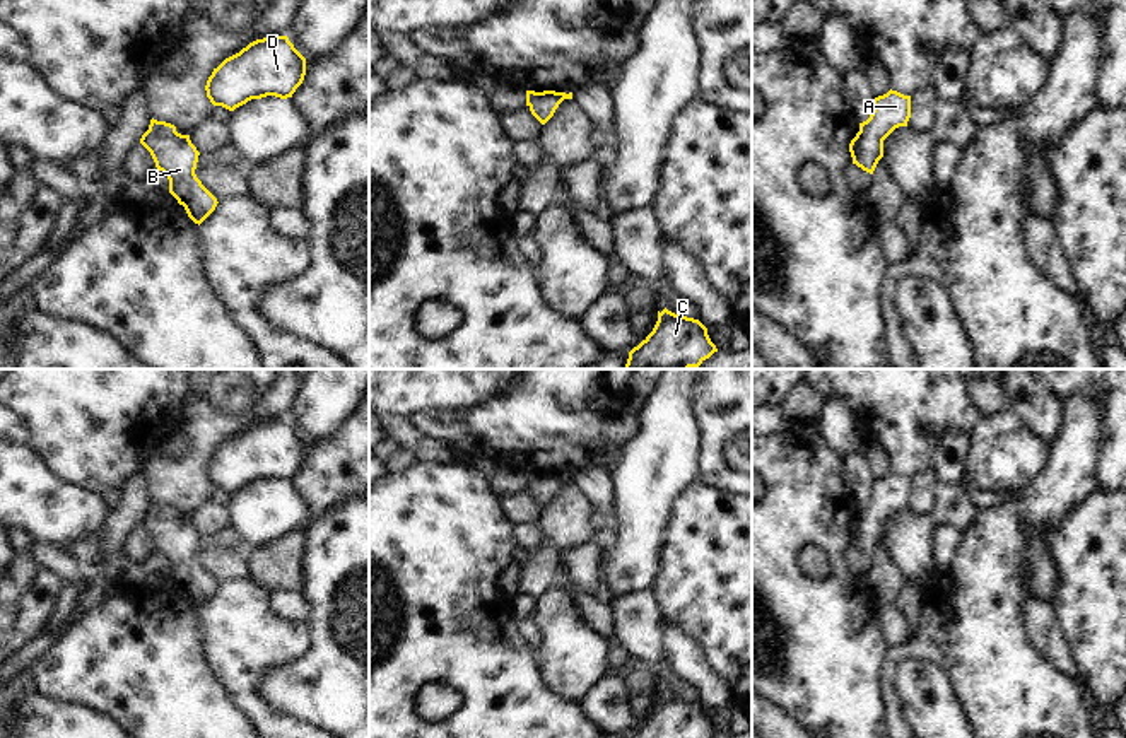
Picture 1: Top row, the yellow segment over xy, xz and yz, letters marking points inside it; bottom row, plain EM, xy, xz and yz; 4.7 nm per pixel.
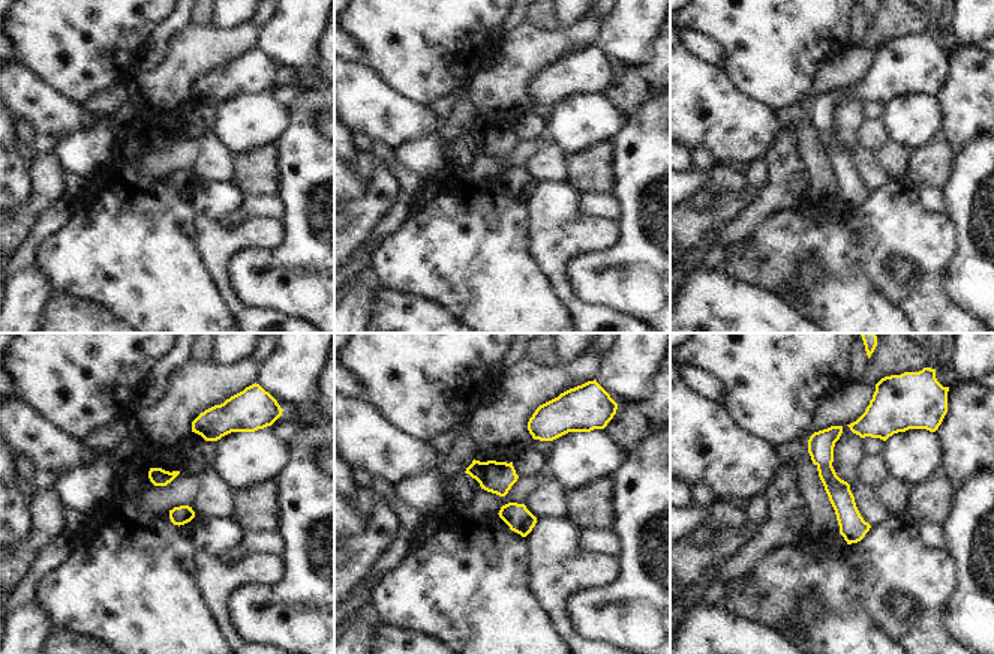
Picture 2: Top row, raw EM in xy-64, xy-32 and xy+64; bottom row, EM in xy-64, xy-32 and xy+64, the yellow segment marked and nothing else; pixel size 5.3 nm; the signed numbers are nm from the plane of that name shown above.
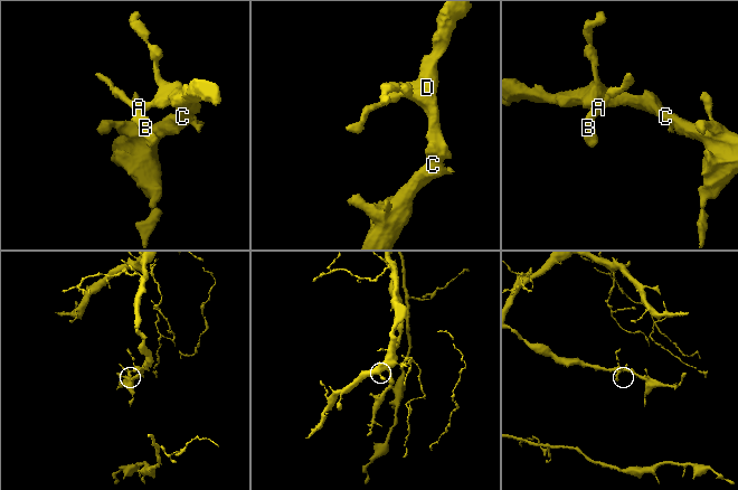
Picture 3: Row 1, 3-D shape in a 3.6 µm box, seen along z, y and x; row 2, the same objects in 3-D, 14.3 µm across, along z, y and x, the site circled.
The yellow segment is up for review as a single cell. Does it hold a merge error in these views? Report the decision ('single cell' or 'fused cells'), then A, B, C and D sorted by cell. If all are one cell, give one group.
single cell | A B C D

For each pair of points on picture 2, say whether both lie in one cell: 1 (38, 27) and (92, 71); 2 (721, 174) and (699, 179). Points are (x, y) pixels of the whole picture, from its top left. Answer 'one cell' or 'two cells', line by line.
1: one cell
2: one cell

